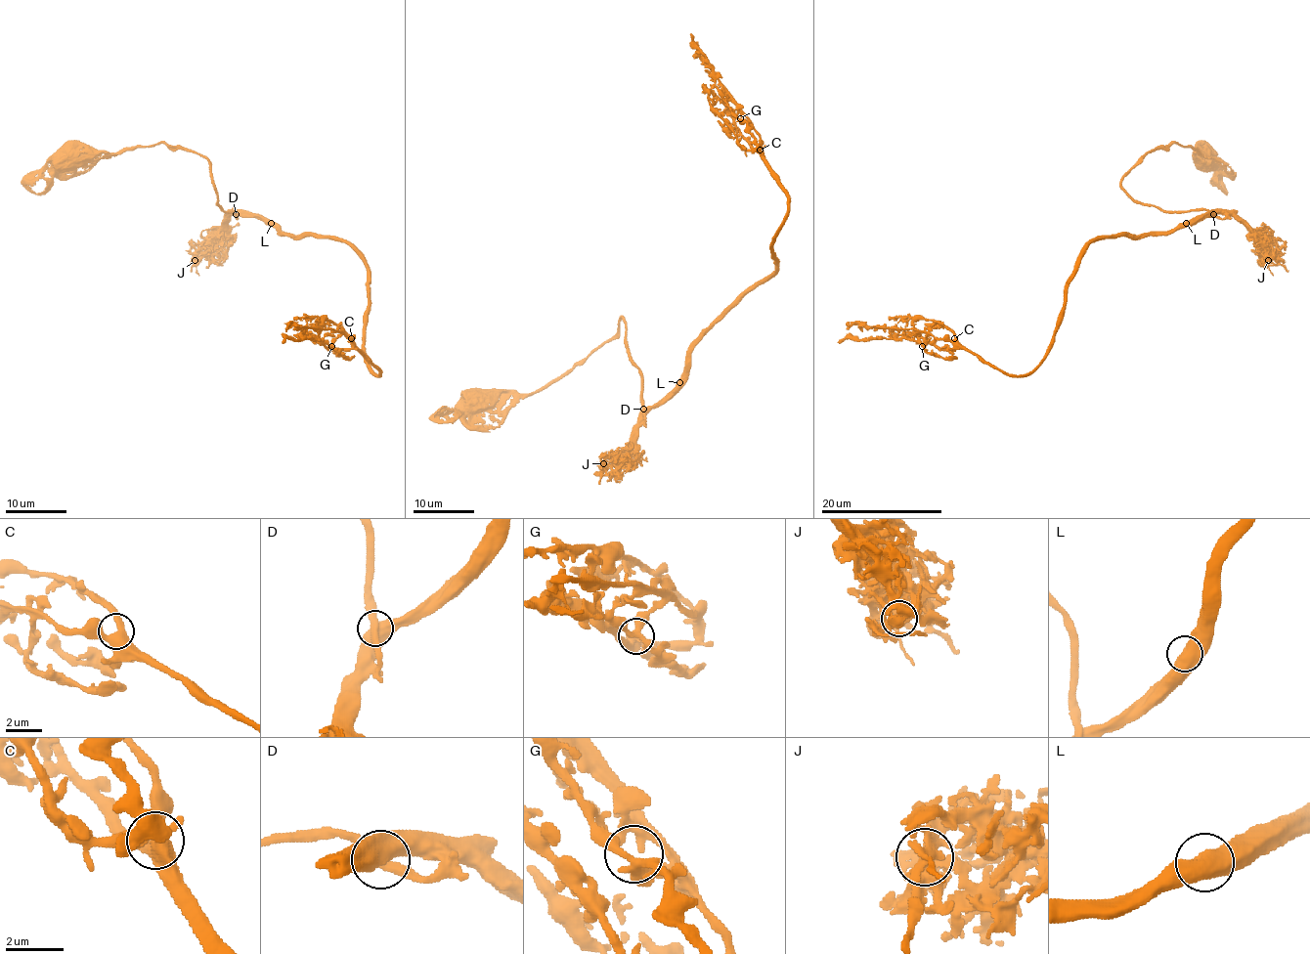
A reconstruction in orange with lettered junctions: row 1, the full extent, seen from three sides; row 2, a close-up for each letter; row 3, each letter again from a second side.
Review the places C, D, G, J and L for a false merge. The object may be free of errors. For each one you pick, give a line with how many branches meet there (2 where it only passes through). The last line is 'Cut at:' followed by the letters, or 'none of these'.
Cut at: none of these

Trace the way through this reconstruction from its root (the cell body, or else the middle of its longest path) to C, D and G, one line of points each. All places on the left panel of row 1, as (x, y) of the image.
C: (65, 159), (186, 148), (208, 161), (225, 211), (342, 238), (367, 269), (364, 360), (378, 375), (351, 338)
D: (65, 159), (93, 158), (101, 151), (122, 153), (158, 143), (186, 148), (208, 161), (218, 203), (236, 214)
G: (65, 159), (186, 148), (225, 211), (342, 238), (367, 269), (378, 375), (344, 334), (331, 346)

